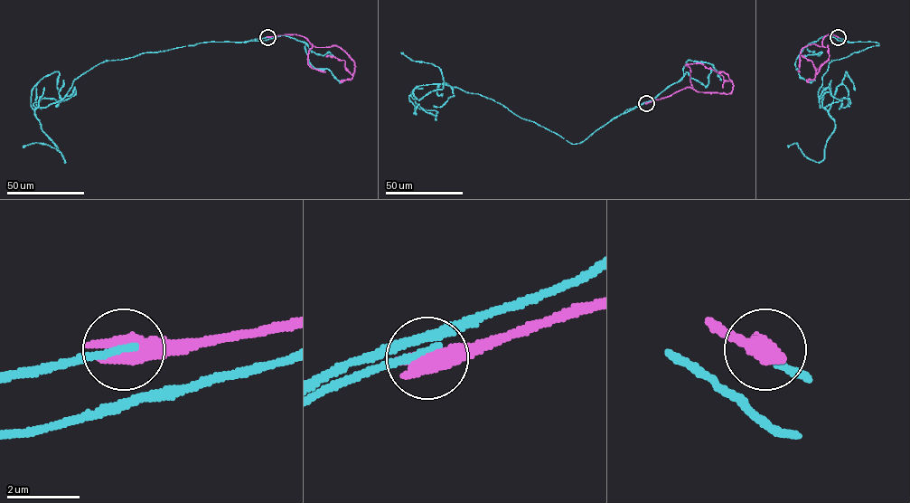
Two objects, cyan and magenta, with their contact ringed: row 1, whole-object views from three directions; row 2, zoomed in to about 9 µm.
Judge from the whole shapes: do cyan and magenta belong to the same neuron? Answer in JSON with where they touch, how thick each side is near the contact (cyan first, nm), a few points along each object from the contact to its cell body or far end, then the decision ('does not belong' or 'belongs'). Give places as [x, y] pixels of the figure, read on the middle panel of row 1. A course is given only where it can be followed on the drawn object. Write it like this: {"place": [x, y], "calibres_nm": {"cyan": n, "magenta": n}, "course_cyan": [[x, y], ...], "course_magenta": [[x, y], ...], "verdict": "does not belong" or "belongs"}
{"place": [646, 103], "calibres_nm": {"cyan": 220, "magenta": 700}, "course_cyan": [[646, 102], [573, 144], [492, 99], [445, 83], [417, 86], [417, 99], [443, 89], [442, 71], [401, 52]], "course_magenta": [[646, 102], [670, 96], [685, 88], [698, 91], [729, 93], [733, 83], [704, 66]], "verdict": "does not belong"}

